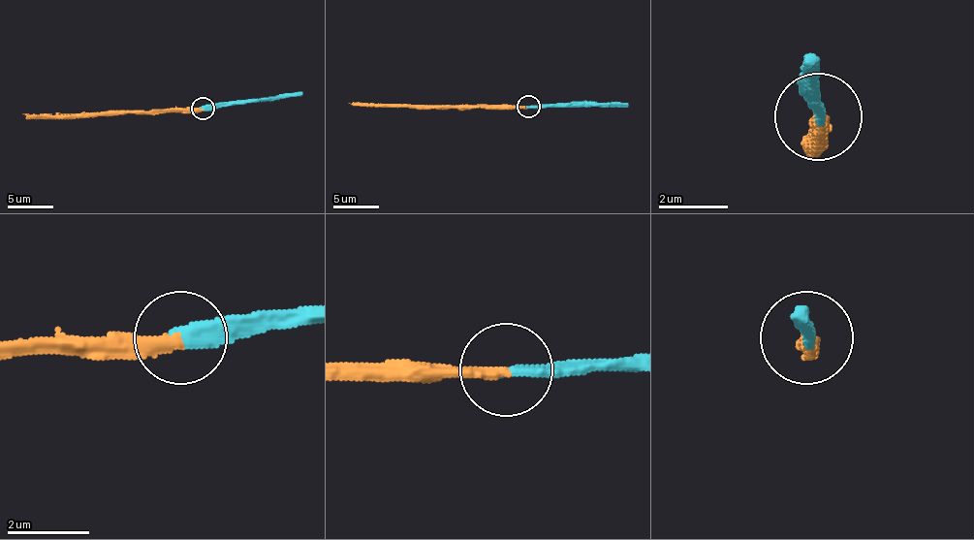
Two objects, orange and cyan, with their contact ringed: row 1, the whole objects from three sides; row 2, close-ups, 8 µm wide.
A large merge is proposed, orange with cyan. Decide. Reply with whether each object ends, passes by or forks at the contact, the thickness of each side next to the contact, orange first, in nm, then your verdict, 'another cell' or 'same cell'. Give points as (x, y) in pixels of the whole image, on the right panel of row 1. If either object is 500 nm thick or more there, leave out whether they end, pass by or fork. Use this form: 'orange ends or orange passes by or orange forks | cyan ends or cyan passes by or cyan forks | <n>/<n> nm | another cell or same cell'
orange ends | cyan ends | 300/360 nm | same cell

